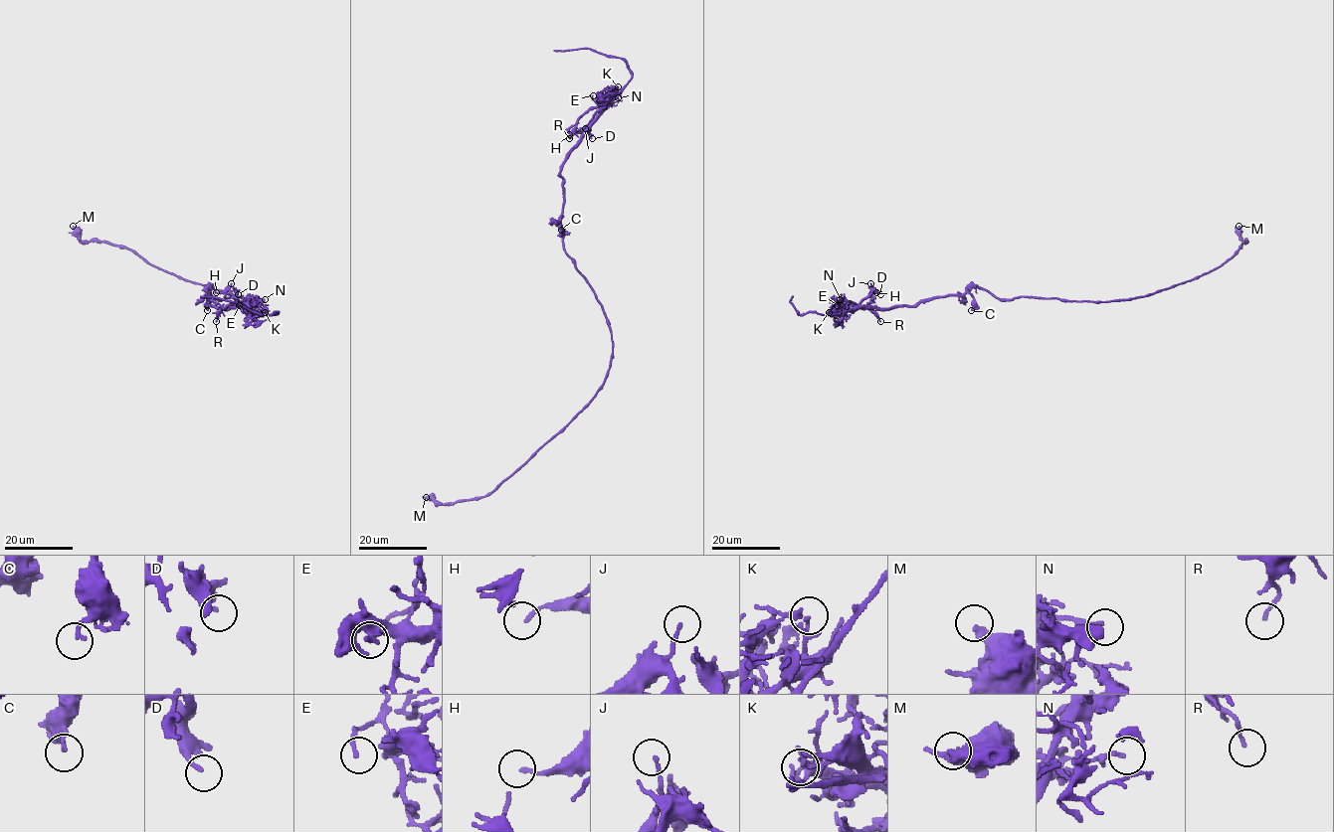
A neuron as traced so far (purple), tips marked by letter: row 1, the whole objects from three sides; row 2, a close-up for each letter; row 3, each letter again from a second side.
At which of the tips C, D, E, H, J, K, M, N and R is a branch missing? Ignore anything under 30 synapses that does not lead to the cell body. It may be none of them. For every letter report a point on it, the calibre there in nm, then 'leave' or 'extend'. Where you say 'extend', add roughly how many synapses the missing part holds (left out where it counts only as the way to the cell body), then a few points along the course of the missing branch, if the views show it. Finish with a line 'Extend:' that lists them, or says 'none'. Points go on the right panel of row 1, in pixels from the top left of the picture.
C: at (971, 310); 120 nm thick; leave
D: at (880, 294); 150 nm thick; leave
E: at (837, 305); 130 nm thick; leave
H: at (876, 292); 110 nm thick; leave
J: at (870, 283); 120 nm thick; leave
K: at (829, 312); 140 nm thick; leave
M: at (1238, 226); 320 nm thick; leave
N: at (840, 299); 120 nm thick; leave
R: at (880, 321); 120 nm thick; leave
Extend: none

